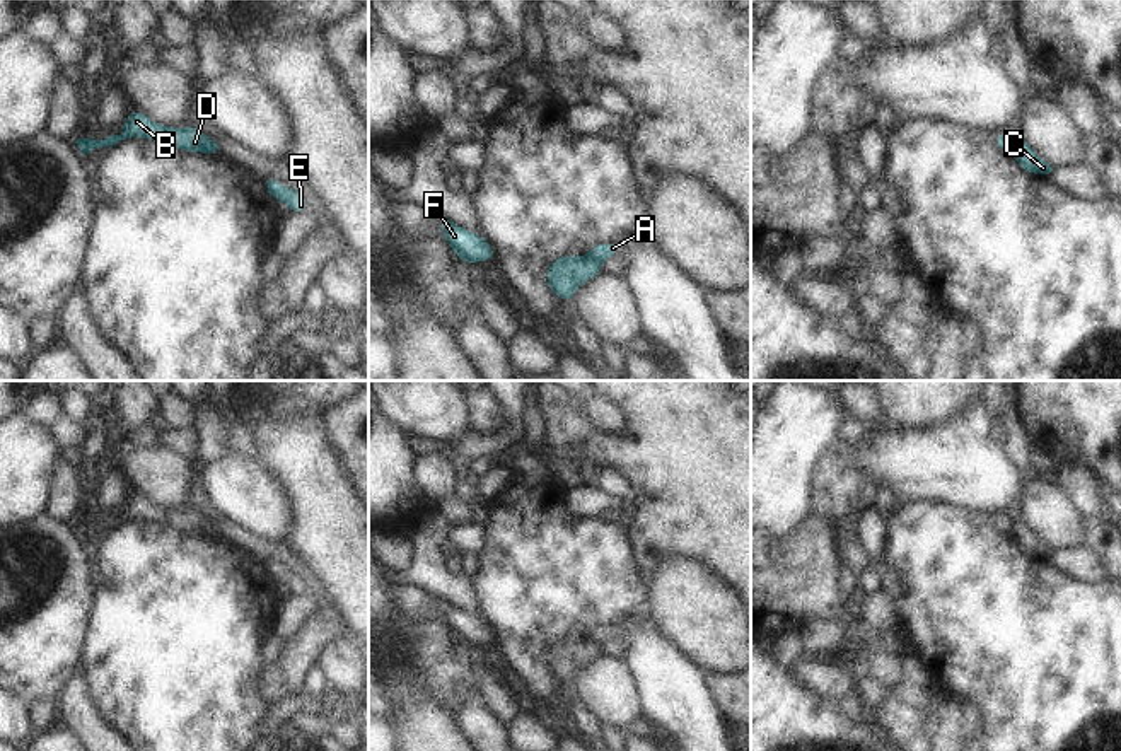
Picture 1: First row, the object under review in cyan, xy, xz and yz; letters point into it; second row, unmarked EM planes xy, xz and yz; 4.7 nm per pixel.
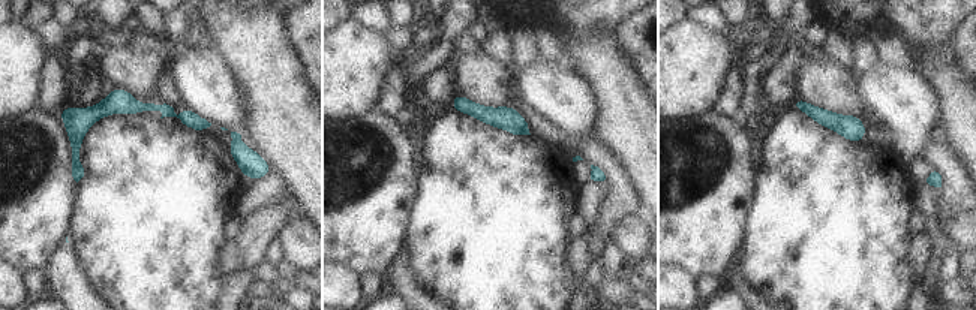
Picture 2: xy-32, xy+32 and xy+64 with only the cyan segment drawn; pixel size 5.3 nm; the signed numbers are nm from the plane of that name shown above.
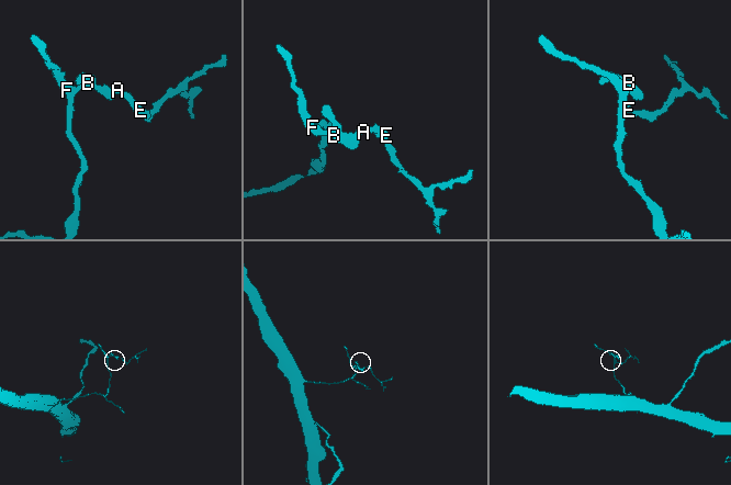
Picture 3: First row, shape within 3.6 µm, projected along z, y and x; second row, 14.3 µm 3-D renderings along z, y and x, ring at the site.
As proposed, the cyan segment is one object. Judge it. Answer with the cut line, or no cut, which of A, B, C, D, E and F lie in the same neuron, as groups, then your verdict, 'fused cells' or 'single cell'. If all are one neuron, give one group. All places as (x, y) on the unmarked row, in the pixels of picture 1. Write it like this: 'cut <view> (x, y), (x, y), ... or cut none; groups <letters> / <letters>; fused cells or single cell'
cut xz (589, 637), (599, 646); groups A E / B C D F; fused cells

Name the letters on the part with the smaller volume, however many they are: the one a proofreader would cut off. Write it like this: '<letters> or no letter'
A, E

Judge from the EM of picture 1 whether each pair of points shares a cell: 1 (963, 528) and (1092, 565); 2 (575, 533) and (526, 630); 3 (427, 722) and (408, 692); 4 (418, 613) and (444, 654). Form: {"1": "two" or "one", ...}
{"1": "two", "2": "one", "3": "one", "4": "one"}

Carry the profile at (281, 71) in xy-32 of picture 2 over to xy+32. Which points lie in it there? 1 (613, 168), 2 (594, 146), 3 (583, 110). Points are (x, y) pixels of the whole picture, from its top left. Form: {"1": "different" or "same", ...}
{"1": "different", "2": "different", "3": "different"}

